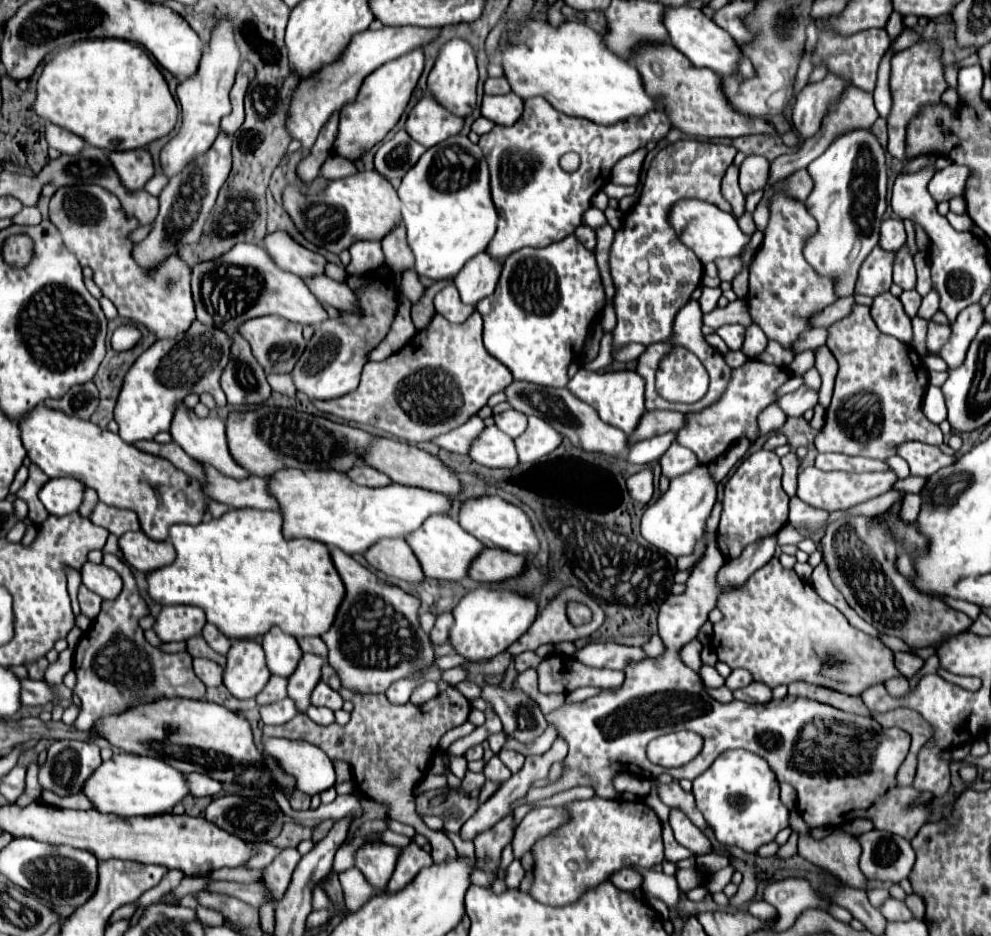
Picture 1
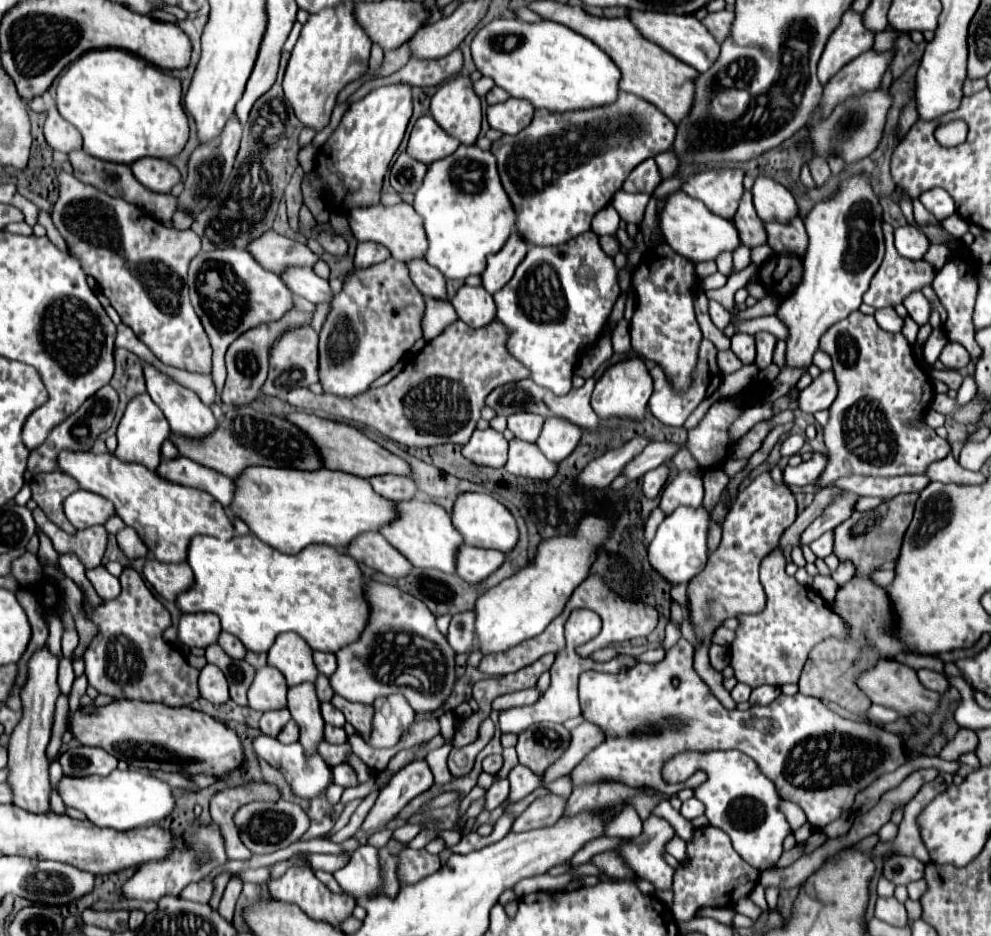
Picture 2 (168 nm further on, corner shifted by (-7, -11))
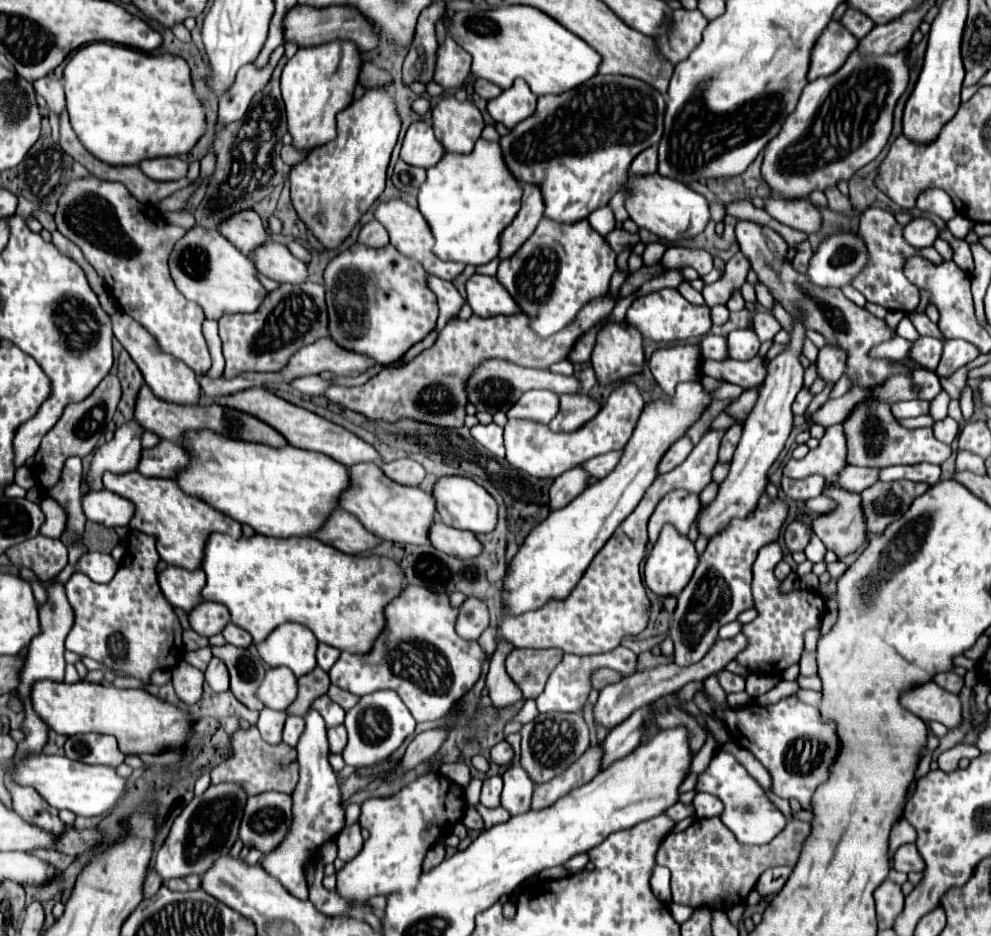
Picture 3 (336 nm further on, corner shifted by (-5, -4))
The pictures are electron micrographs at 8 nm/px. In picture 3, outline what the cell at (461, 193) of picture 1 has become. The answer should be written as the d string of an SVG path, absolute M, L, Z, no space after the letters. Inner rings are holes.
M480 138L470 154L446 154L436 166L428 168L428 178L418 194L420 212L430 224L432 234L436 238L434 254L442 260L466 262L472 266L482 266L490 262L500 252L500 234L520 210L520 198L522 184L514 182L514 176L510 174L510 170L506 170L498 142L488 142Z

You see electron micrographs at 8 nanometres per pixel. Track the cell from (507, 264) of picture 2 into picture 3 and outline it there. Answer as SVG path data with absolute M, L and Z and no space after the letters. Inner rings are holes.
M524 186L522 208L516 214L514 222L504 230L498 256L502 260L512 256L536 230L542 216L544 216L544 206L542 206L542 194L538 194L538 186Z

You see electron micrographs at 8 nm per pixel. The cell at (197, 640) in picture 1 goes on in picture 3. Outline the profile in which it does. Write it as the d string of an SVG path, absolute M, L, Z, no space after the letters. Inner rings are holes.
M224 644L220 648L212 648L212 654L228 666L230 672L230 690L232 694L250 710L262 710L262 702L256 698L256 690L262 684L266 668L260 658L252 656L248 648L236 648L232 644Z

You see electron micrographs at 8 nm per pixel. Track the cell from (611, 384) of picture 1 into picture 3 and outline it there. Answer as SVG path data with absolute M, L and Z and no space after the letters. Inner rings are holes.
M624 322L602 324L592 350L592 366L596 370L598 382L606 384L636 374L640 372L642 364L642 334Z

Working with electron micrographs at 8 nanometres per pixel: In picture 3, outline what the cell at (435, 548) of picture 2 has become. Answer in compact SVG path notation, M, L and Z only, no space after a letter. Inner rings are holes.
M362 462L354 468L348 468L348 474L350 490L342 492L338 500L340 508L354 514L362 522L362 526L380 540L430 546L428 528L436 520L432 494L426 494L420 488L408 488L398 482L390 482L390 478L386 478L386 474L382 474L380 466L376 466L374 462Z

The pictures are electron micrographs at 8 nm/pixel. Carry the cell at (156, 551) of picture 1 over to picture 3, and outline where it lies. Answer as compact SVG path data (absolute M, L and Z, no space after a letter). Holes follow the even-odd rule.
M168 566L158 574L162 594L174 608L182 608L184 612L190 612L196 604L202 602L202 586L206 584L206 576L202 570L188 572L178 566Z

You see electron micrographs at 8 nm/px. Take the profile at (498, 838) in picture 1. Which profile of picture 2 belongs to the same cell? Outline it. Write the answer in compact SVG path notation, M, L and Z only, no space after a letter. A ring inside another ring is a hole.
M548 795L542 799L536 799L512 825L510 831L518 833L518 831L532 831L532 829L540 829L540 827L550 827L554 825L562 811L564 811L566 801L560 799L558 795Z

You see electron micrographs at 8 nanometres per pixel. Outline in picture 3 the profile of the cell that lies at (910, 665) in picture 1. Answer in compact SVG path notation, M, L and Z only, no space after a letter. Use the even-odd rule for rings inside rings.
M954 672L936 674L936 676L934 676L934 682L936 682L940 688L944 688L944 690L948 690L948 692L952 692L952 694L960 694L960 690L962 690L962 686L964 686L964 678L960 678L960 676L954 674Z

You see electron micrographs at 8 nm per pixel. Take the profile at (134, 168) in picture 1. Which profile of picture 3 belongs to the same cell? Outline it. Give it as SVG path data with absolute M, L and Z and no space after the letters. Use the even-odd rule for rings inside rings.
M178 156L144 160L140 168L148 178L154 178L154 180L178 180L188 174L188 164Z

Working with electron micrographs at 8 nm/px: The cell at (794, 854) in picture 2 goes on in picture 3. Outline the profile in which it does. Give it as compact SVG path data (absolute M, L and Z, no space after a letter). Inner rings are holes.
M698 818L682 832L670 832L656 854L656 862L672 872L672 902L692 908L706 906L710 910L728 912L734 904L742 904L754 890L764 870L774 866L794 866L802 844L810 834L810 824L788 820L786 828L768 844L740 844L720 818Z

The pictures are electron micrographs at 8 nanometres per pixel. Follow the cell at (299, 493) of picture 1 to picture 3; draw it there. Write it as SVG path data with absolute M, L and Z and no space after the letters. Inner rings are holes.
M210 430L194 434L190 442L192 448L186 452L190 454L190 458L194 458L194 466L178 474L178 486L182 486L186 494L198 494L198 498L210 502L214 510L222 510L226 516L238 520L240 524L252 526L258 534L264 536L310 536L324 524L328 514L338 506L338 494L342 494L342 490L350 486L346 466L318 452L298 450L294 446L282 446L282 450L274 450L272 446L234 442L234 438L218 438L218 434L210 434Z

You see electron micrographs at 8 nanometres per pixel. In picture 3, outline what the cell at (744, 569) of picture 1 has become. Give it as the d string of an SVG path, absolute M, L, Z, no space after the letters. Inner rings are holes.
M846 466L840 474L838 484L850 492L862 492L878 480L880 468L860 468L860 466Z

